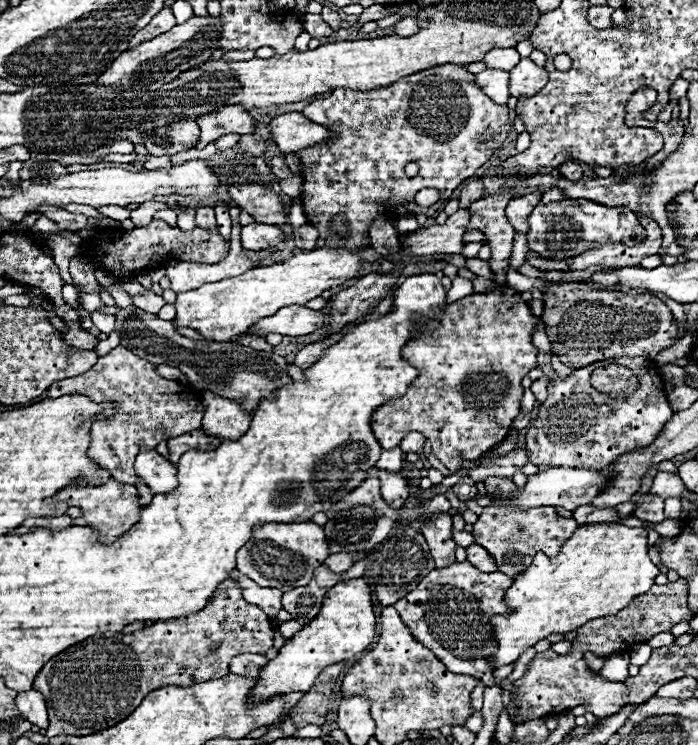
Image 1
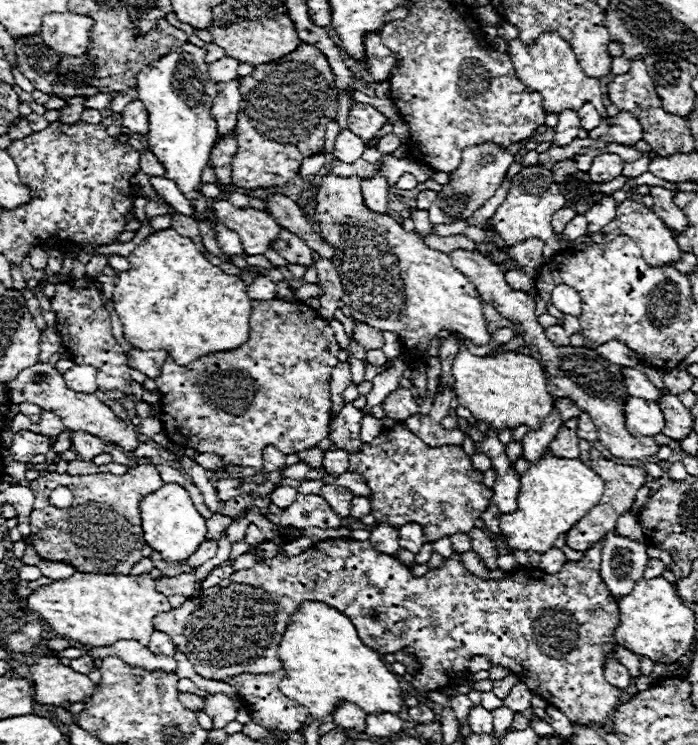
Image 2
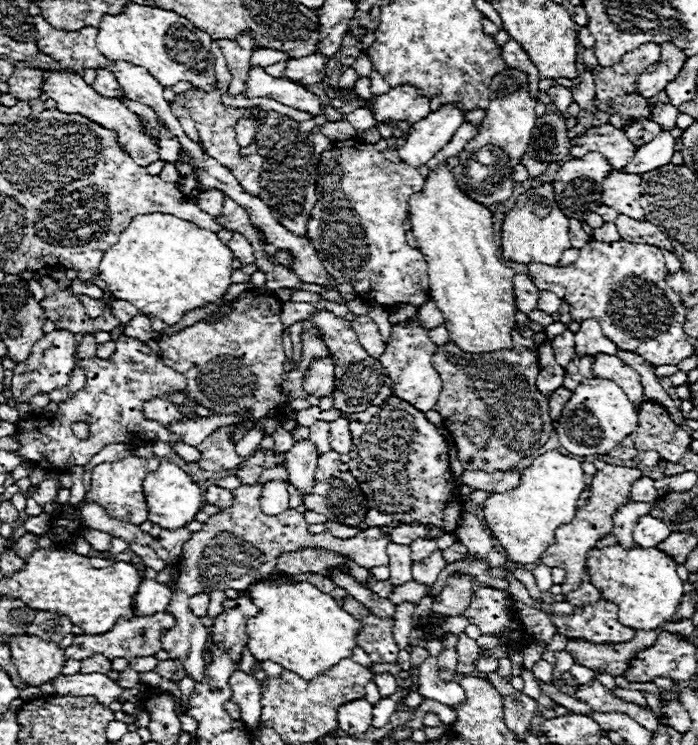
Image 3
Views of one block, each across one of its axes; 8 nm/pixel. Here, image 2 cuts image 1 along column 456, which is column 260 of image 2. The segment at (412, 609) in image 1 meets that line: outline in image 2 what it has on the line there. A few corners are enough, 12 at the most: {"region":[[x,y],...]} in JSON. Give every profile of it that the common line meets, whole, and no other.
{"region":[[368,540],[280,554],[158,614],[202,678],[280,670],[304,600],[412,686],[472,656],[606,726],[602,546],[556,574],[416,578]]}

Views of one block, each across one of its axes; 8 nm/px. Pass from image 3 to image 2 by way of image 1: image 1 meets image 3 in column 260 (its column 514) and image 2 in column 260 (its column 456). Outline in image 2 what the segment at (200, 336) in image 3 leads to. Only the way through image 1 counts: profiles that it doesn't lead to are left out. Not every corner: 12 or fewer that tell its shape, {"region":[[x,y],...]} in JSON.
{"region":[[252,300],[244,346],[156,386],[168,440],[262,470],[328,438],[340,346]]}

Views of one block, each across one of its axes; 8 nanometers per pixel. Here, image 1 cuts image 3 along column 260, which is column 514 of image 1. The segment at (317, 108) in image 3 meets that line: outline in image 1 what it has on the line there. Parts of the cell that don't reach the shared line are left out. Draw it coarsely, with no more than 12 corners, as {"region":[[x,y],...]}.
{"region":[[530,58],[510,72],[510,94],[530,98],[548,82],[548,72]]}

